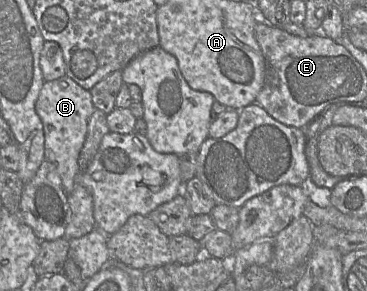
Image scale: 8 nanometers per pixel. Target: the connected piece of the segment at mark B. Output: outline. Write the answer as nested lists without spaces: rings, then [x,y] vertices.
[[[67,75],[45,81],[36,100],[35,110],[43,124],[45,159],[55,165],[63,189],[68,195],[72,192],[75,183],[80,182],[78,159],[86,139],[88,121],[95,110],[91,92]]]

